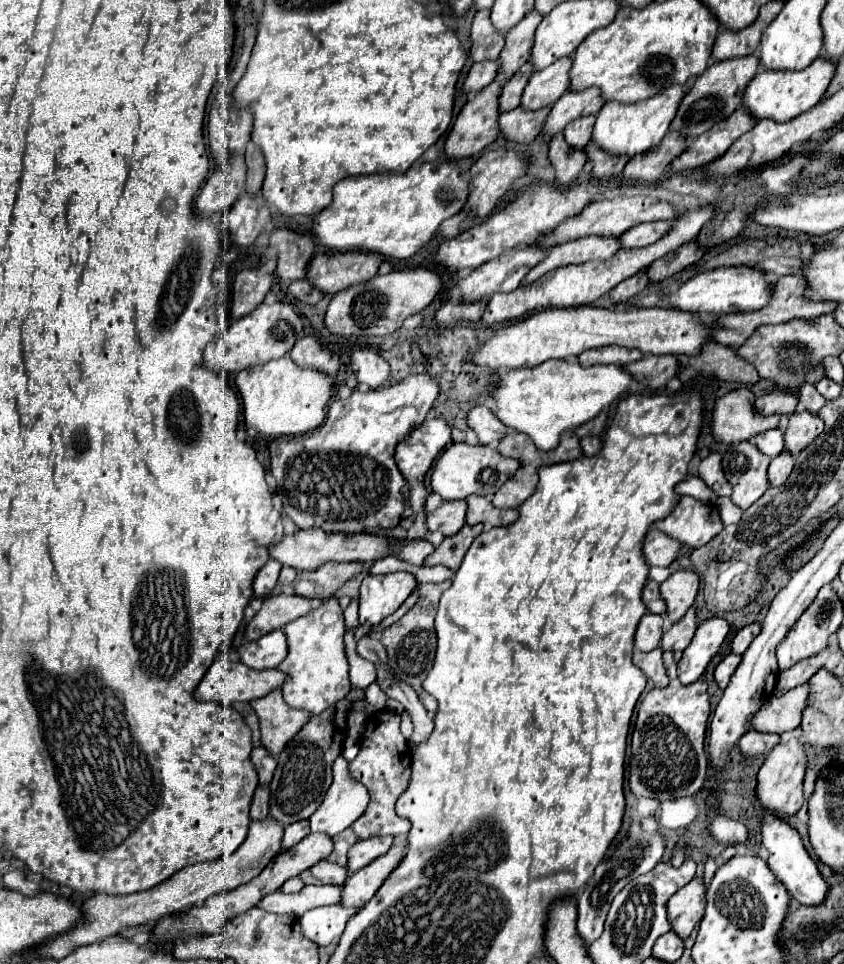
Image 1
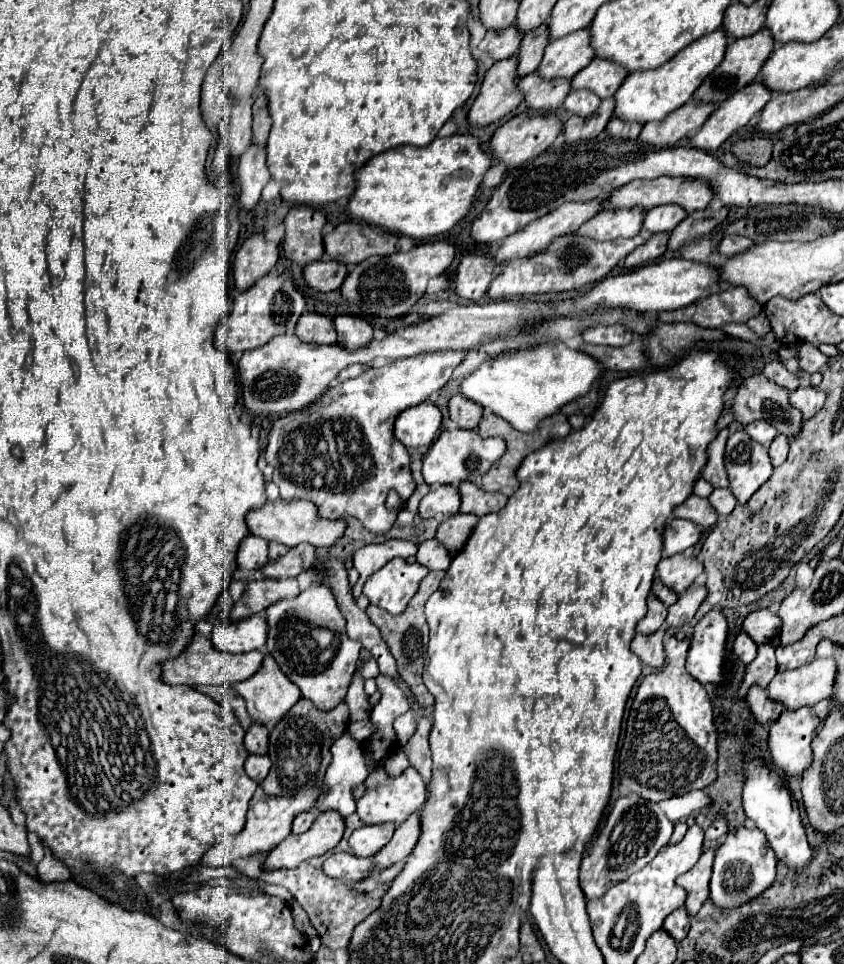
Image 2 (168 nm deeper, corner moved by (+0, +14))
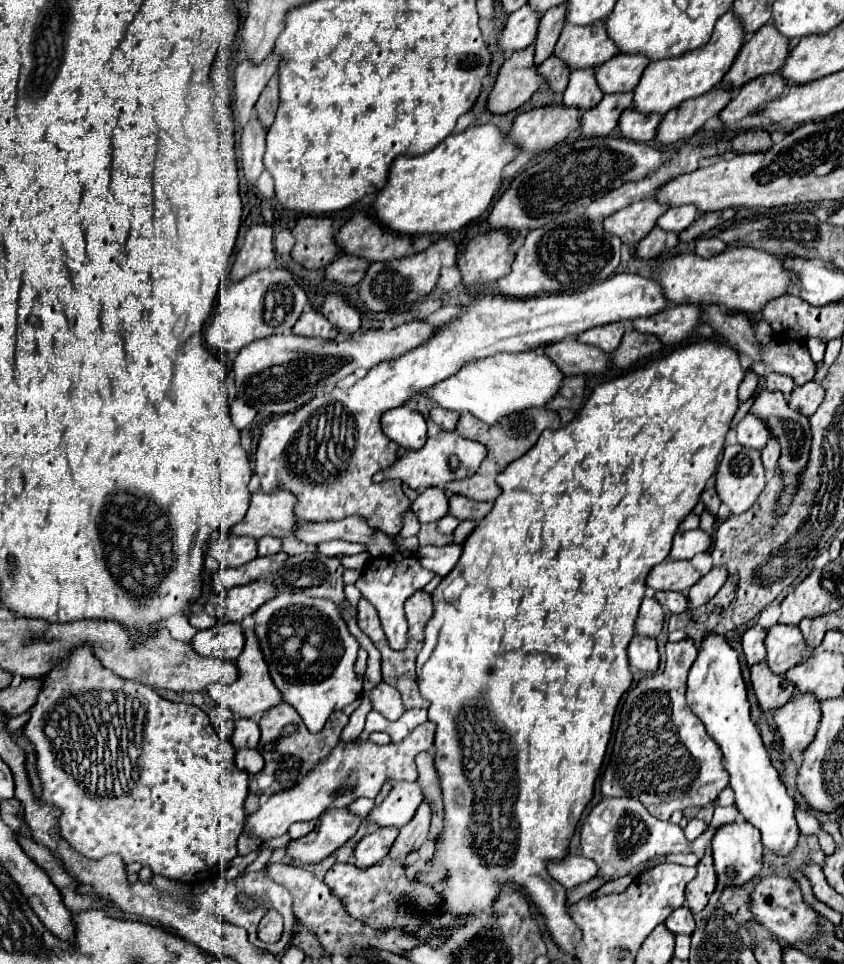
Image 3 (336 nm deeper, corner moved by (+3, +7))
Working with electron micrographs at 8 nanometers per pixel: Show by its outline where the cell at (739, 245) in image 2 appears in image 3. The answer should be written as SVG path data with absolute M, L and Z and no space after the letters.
M701 237L697 239L695 243L695 253L701 255L701 257L713 257L715 253L721 253L727 245L721 241L721 239L707 239L707 237Z

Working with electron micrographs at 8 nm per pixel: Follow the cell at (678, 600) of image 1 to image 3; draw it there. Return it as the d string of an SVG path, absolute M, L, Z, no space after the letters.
M663 561L647 575L647 587L655 591L687 591L701 579L691 561Z

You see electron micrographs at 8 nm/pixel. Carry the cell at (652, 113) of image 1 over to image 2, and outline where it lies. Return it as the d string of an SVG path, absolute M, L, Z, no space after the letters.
M714 30L712 34L706 34L706 38L700 38L698 42L686 46L686 50L682 50L678 56L666 62L666 66L628 74L622 86L614 94L612 118L622 118L624 122L642 122L642 124L664 120L672 110L686 104L692 98L694 90L702 84L702 80L718 66L718 62L722 62L726 40L728 38L722 34L722 30Z

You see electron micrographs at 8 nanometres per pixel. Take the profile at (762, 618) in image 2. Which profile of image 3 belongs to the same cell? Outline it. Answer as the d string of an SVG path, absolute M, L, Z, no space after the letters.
M775 625L769 627L767 639L767 663L773 673L783 675L787 669L807 661L813 655L813 649L805 645L803 635L797 625Z

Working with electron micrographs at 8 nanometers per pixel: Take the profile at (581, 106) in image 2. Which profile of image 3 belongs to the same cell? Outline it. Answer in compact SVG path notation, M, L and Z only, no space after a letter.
M595 67L571 71L569 85L563 93L563 103L567 107L577 107L581 111L587 111L595 107L601 101L601 97L603 97L603 91L595 81Z

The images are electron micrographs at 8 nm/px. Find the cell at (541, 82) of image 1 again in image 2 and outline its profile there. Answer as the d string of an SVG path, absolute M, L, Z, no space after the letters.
M578 30L568 34L566 38L558 38L548 42L544 50L544 58L538 66L538 74L546 80L552 78L574 78L584 66L588 66L594 58L590 48L590 32Z

